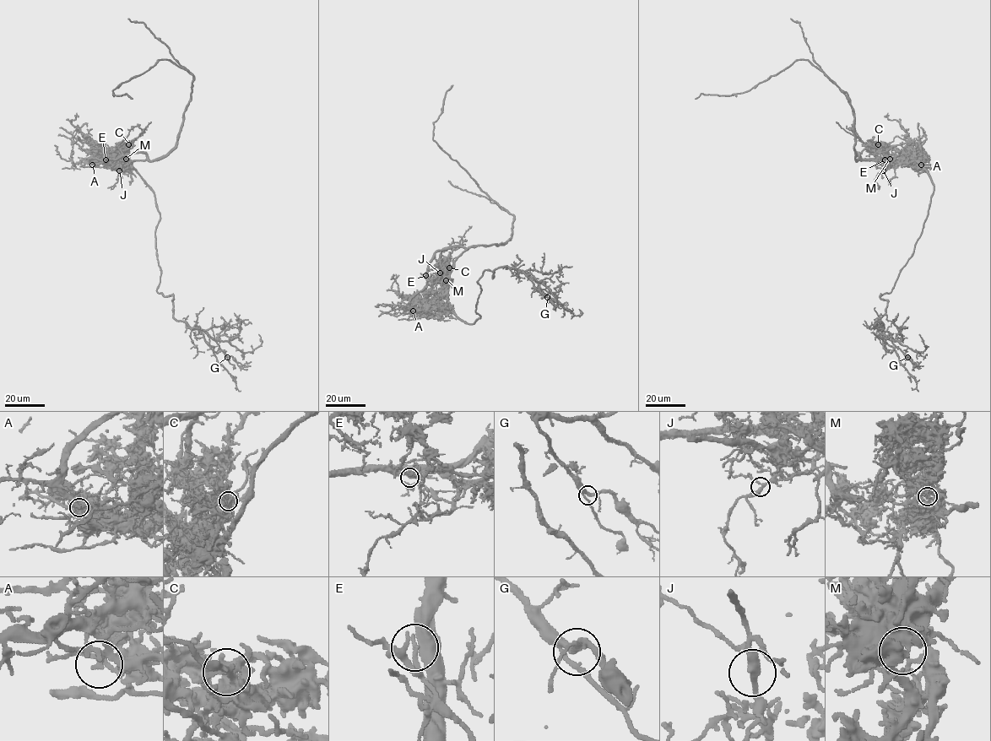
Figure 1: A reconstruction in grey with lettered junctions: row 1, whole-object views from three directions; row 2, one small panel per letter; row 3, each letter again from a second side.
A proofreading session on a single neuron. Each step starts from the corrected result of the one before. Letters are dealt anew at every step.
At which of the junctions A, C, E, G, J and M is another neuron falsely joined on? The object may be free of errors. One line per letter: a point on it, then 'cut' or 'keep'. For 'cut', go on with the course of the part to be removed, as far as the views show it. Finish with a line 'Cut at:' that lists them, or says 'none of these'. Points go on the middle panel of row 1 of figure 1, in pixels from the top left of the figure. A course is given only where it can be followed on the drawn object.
A: place (413, 311); keep
C: place (449, 267); keep
E: place (425, 275); keep
G: place (547, 297); keep
J: place (440, 273); keep
M: place (446, 280); cut; course (446, 279), (447, 304), (468, 323), (480, 317), (483, 273), (493, 278), (506, 267), (579, 309)
Cut at: M

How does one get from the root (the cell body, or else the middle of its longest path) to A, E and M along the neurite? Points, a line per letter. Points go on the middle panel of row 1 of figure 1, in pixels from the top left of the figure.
A: (446, 294), (439, 294), (439, 299), (434, 303), (413, 311)
E: (446, 294), (434, 294), (425, 275)
M: (446, 294), (446, 279)

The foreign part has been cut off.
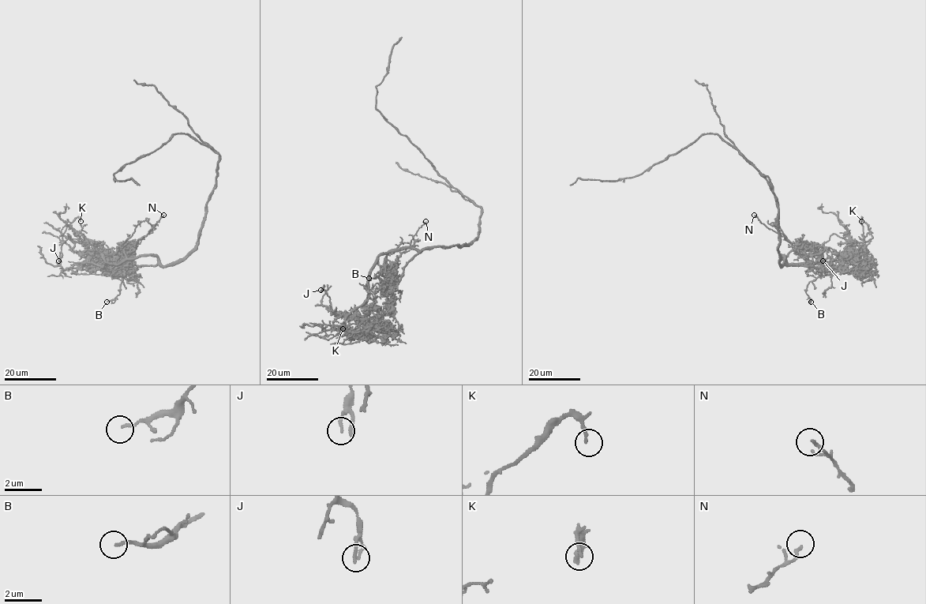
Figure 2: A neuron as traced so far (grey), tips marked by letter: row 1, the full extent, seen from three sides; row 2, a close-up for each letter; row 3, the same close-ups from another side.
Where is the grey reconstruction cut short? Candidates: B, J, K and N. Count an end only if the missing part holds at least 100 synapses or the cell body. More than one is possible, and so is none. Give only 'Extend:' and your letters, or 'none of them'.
Extend: none of them

